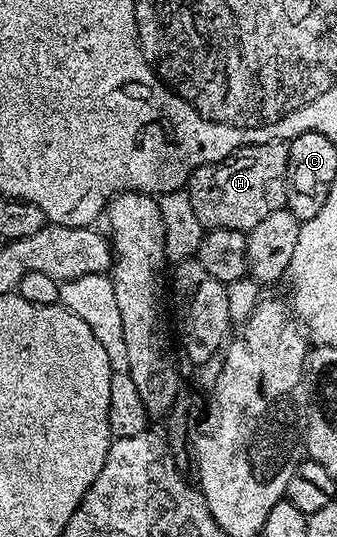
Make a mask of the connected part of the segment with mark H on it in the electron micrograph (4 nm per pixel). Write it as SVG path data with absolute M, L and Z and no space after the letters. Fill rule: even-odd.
M271 140L268 144L246 144L244 148L237 148L231 156L226 156L217 164L202 164L185 185L189 194L189 202L193 204L193 214L197 214L197 222L203 224L204 229L228 228L238 232L250 232L257 222L273 214L273 210L281 210L287 202L287 163L289 150L282 140Z

